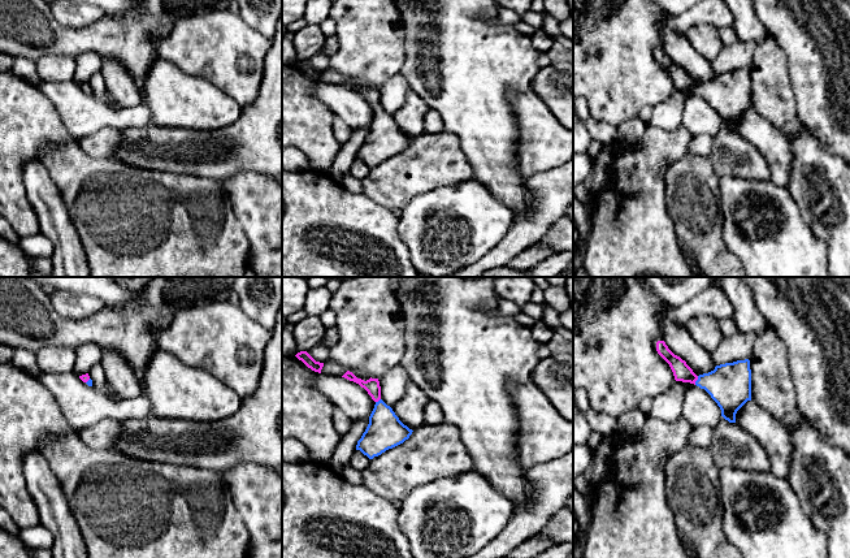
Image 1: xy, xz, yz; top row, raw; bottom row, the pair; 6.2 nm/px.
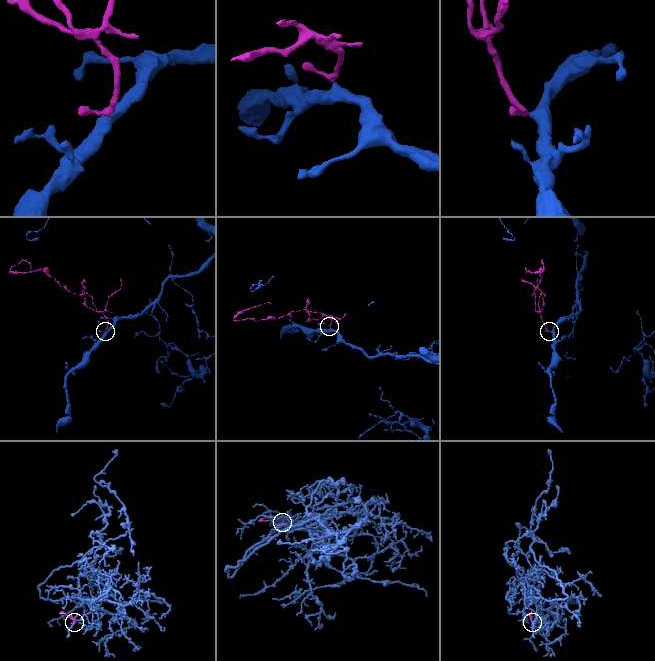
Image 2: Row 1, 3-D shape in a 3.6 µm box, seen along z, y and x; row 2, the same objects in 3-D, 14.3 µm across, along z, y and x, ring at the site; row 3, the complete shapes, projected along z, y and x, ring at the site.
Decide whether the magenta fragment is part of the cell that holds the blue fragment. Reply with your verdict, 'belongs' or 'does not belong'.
belongs

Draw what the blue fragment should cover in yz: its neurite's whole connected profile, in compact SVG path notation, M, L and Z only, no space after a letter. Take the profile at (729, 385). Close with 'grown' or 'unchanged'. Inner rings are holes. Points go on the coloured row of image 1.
M664 341L656 342L656 351L669 364L676 381L690 382L704 389L720 407L721 416L729 423L736 423L737 411L751 401L749 359L720 364L714 371L697 376Z; grown

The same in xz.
M347 371L342 377L359 384L376 402L369 416L369 424L361 438L357 441L356 450L360 450L369 459L373 459L409 438L413 431L404 425L393 408L381 399L378 379L370 377L364 381L357 379L350 371Z; grown

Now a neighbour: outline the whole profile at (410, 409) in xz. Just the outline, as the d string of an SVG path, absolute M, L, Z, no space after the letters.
M408 380L404 395L391 408L404 425L415 431L425 425L424 410L429 402L425 393Z

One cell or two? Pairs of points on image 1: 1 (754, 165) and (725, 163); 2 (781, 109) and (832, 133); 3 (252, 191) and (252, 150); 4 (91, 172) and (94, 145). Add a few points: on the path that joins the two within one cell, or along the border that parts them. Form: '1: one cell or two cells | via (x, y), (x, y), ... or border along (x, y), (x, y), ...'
1: one cell | via (747, 163), (732, 163)
2: two cells | border along (790, 87), (794, 95), (794, 113), (798, 121)
3: two cells | border along (268, 176), (256, 172), (239, 172), (222, 180)
4: two cells | border along (76, 141), (91, 156), (112, 159)

